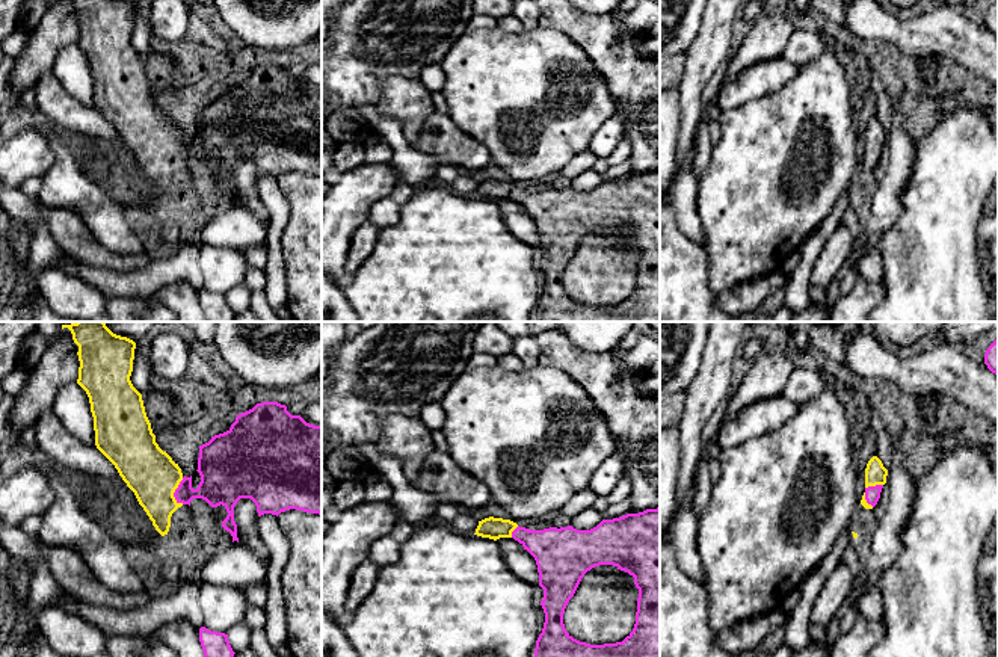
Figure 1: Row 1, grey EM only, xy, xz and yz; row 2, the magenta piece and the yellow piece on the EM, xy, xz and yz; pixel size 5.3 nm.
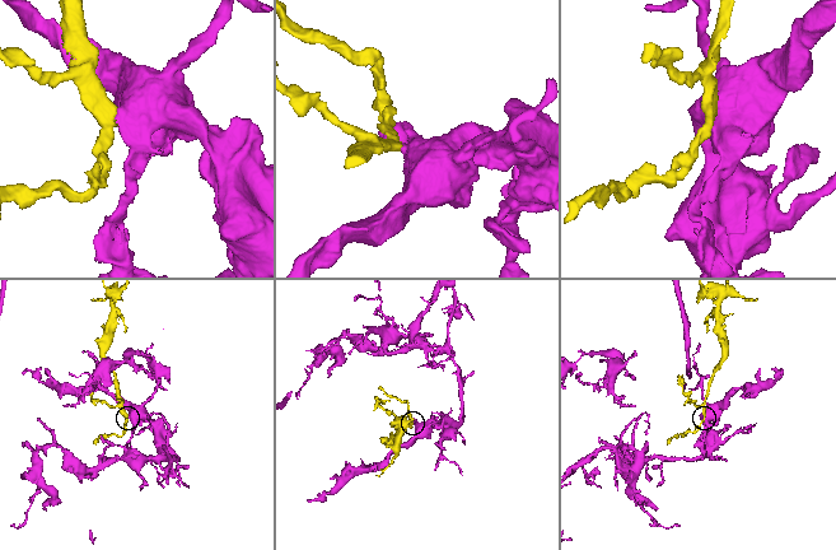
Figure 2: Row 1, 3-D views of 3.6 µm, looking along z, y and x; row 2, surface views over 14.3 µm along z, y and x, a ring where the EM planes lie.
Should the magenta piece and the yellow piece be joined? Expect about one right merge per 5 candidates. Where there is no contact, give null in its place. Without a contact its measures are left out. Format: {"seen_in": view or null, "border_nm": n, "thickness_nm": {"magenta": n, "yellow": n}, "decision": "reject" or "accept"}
{"seen_in": "xy", "border_nm": 150, "thickness_nm": {"magenta": 220, "yellow": 280}, "decision": "accept"}

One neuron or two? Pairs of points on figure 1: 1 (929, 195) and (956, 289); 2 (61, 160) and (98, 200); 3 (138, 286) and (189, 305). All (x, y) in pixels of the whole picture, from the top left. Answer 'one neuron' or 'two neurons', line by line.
1: one neuron
2: one neuron
3: two neurons

